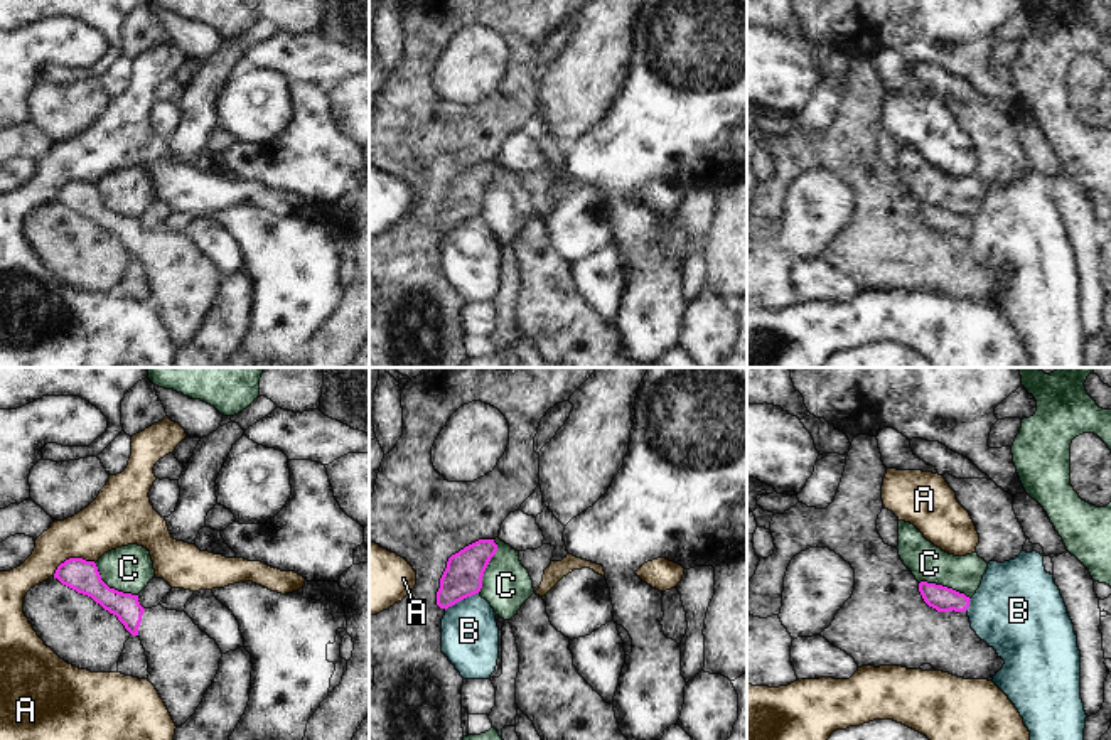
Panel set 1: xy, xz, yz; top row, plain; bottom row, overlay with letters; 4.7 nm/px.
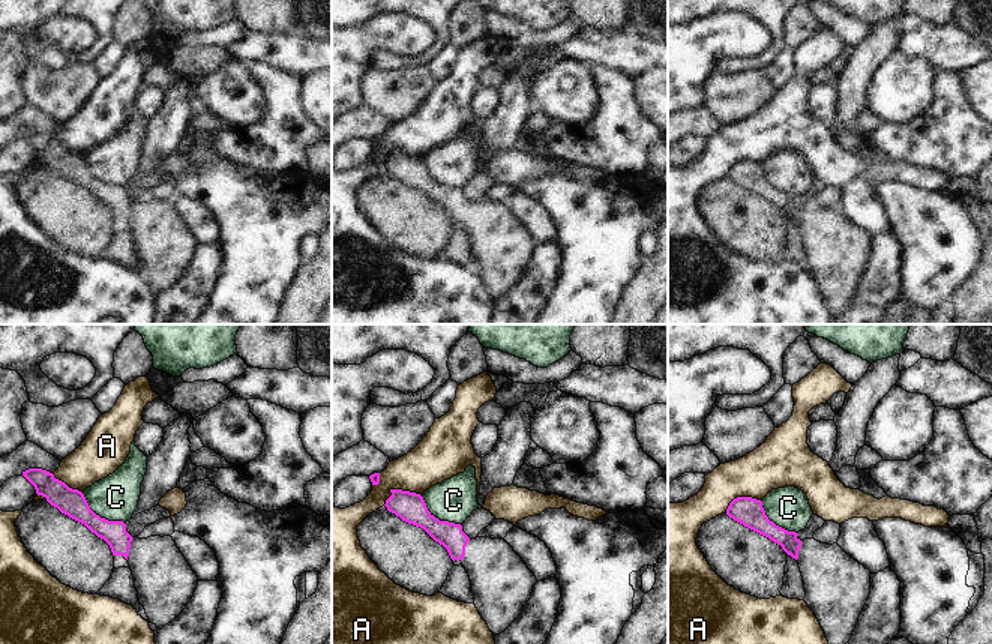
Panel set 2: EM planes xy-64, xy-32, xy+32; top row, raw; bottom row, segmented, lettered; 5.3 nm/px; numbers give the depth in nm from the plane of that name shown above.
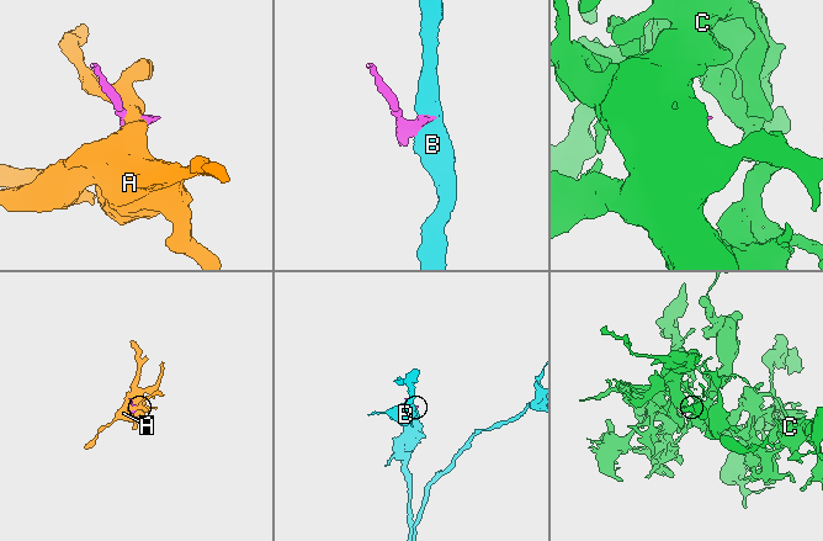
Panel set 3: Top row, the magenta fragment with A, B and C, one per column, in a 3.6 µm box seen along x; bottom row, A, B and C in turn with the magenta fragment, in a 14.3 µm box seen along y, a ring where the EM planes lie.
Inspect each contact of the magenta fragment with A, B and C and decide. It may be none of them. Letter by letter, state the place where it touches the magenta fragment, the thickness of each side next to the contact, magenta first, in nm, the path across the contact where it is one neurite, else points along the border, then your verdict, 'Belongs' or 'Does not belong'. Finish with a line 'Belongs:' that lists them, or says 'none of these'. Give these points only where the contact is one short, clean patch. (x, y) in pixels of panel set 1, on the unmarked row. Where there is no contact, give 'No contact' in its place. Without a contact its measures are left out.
A: Touches magenta at xy (71, 181). Thickness 150 nm (magenta) against 260 nm. Does not belong
B: Touches magenta at xz (461, 221). Thickness 190 nm (magenta) against 280 nm. Does not belong
C: Touches magenta at xz (486, 189). Thickness 190 nm (magenta) against 240 nm. Boundary: xz (494, 162), (496, 174), (477, 214). Does not belong
Belongs: none of these

